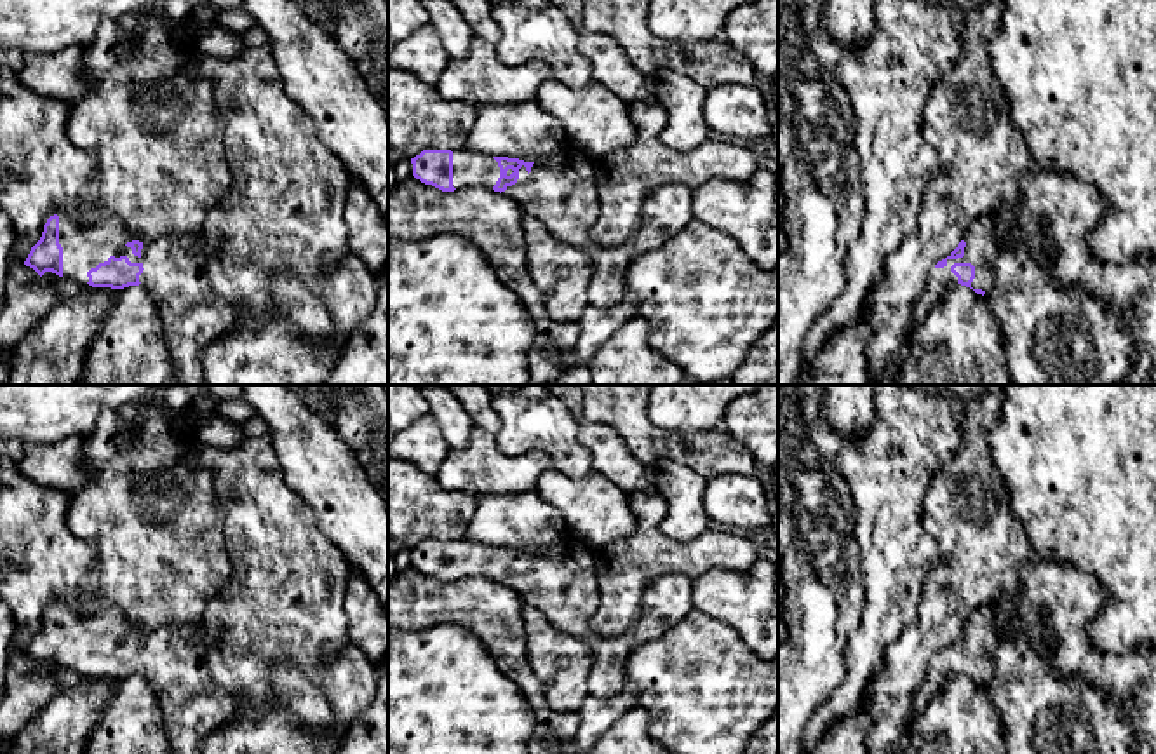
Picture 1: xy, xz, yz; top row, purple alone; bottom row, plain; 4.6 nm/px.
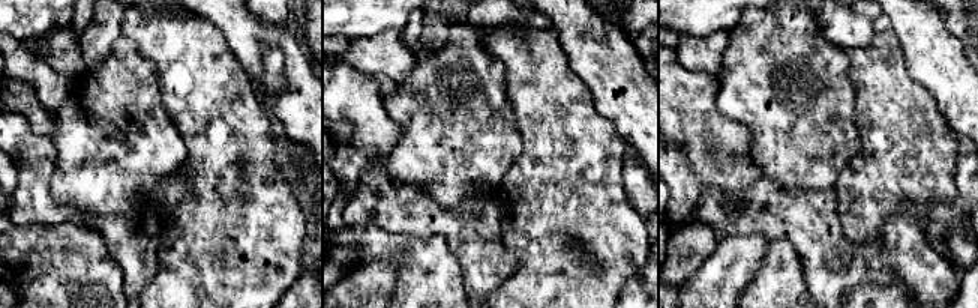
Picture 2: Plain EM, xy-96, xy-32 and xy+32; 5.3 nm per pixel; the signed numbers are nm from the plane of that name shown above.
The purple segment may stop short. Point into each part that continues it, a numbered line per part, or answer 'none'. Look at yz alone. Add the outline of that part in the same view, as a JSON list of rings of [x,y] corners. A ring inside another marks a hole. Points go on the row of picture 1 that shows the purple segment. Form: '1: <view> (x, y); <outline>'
1: yz (984, 235); [[[982,216],[970,223],[963,240],[966,242],[964,256],[958,259],[947,259],[944,268],[935,268],[928,280],[924,296],[917,301],[914,319],[909,327],[909,334],[898,348],[897,355],[890,362],[890,371],[883,378],[888,385],[897,385],[897,378],[902,362],[907,359],[916,326],[921,324],[928,313],[940,303],[944,293],[958,284],[958,277],[951,272],[954,263],[971,263],[975,266],[973,289],[991,291],[994,265],[1001,254],[1001,244],[1005,240],[1006,225],[994,216]]]

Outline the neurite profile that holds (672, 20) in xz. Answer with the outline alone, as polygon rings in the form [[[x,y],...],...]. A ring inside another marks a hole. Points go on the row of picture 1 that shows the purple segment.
[[[649,0],[649,30],[669,42],[707,42],[722,35],[728,16],[754,0]]]

